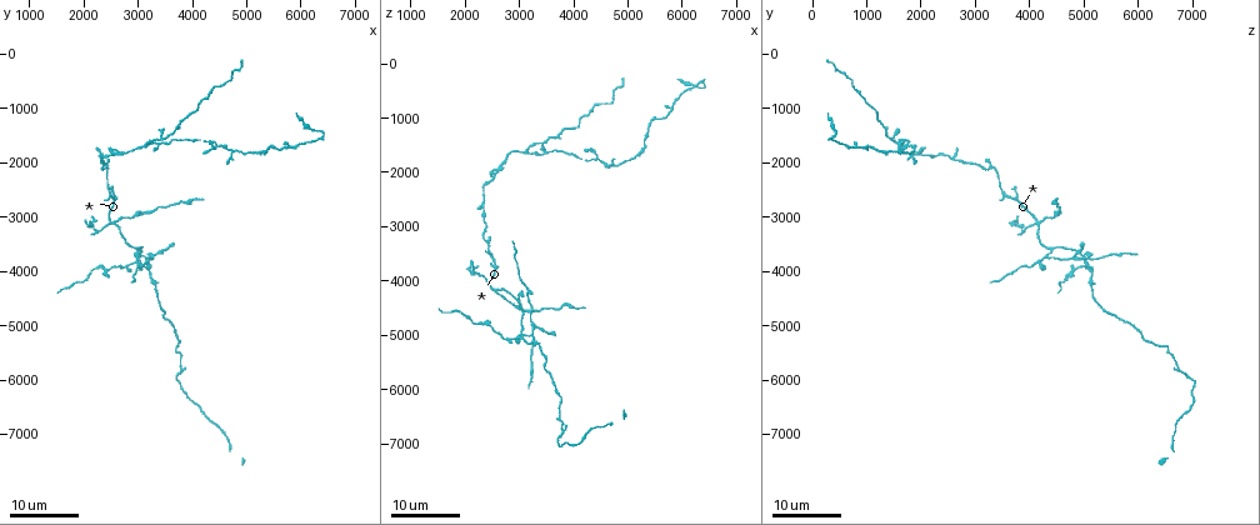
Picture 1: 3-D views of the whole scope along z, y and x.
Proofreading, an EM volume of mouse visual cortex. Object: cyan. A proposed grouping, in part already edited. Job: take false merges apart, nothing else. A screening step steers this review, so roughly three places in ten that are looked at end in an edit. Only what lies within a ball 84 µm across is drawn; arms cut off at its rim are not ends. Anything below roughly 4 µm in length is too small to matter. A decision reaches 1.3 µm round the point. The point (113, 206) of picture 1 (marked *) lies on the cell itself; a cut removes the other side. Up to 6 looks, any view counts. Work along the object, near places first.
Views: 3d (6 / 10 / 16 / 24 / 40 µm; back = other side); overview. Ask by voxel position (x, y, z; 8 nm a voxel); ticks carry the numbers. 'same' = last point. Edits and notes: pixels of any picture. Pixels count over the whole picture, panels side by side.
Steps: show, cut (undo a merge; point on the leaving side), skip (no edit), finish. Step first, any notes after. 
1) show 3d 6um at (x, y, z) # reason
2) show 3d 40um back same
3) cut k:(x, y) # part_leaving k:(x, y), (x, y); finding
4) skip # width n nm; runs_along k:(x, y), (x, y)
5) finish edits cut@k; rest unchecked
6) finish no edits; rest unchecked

show 3d 16um at (3150, 1650, 1600) # arms part here

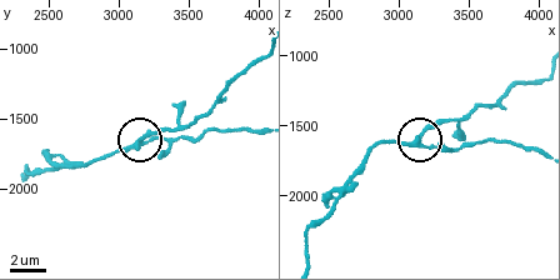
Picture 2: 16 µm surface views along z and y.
show 3d 6um at (3120, 1680, 1600)

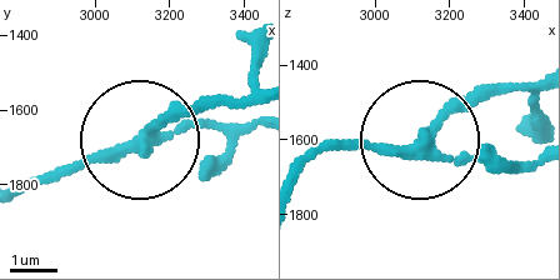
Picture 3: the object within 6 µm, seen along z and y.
show 3d 6um back at (3150, 1660, 1610)

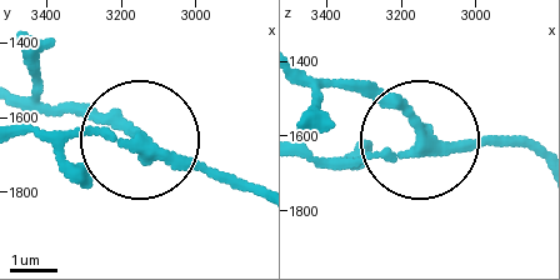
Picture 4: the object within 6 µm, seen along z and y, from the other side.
skip # width 240 nm; runs_along 4:(248, 189), (176, 169), (60, 100); all the same cell

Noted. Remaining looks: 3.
show 3d 16um at (2350, 1900, 2650) # small branch off a trunk

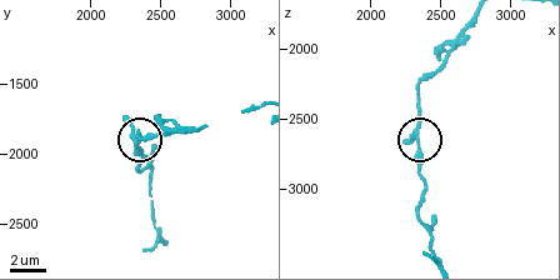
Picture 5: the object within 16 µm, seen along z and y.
show 3d 6um at (2320, 1940, 2600)

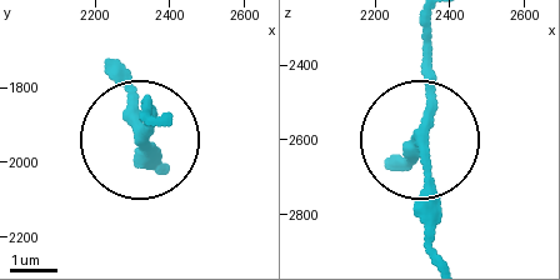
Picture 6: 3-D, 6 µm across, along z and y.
skip # arms 3; runs_along 6:(438, 254), (421, 134), (430, 30); one cell here

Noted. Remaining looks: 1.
finish no edits; rest unchecked

